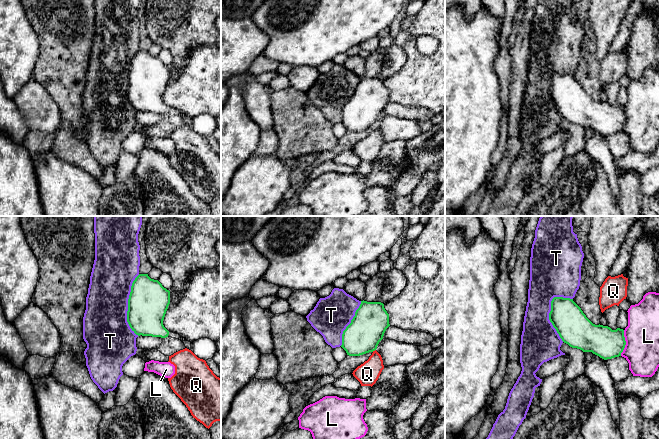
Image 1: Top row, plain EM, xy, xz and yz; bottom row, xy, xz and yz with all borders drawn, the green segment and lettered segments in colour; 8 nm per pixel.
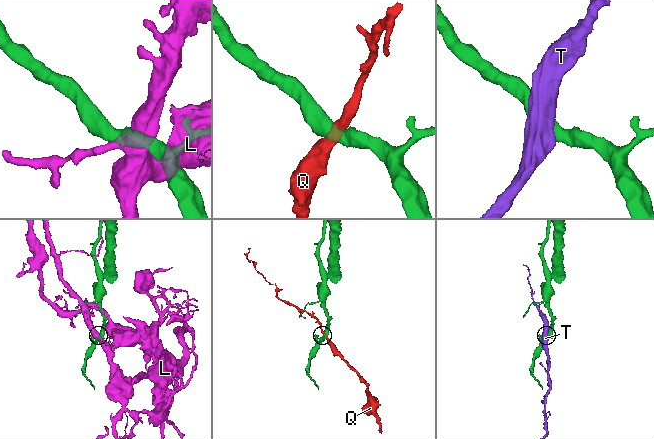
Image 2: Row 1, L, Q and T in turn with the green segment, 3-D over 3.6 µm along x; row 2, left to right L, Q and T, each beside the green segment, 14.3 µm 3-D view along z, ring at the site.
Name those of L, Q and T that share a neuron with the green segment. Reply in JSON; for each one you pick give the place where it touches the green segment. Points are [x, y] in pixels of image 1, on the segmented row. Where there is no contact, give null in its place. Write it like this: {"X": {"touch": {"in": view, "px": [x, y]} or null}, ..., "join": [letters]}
{"join": []}

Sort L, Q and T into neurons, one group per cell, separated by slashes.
L / Q / T

